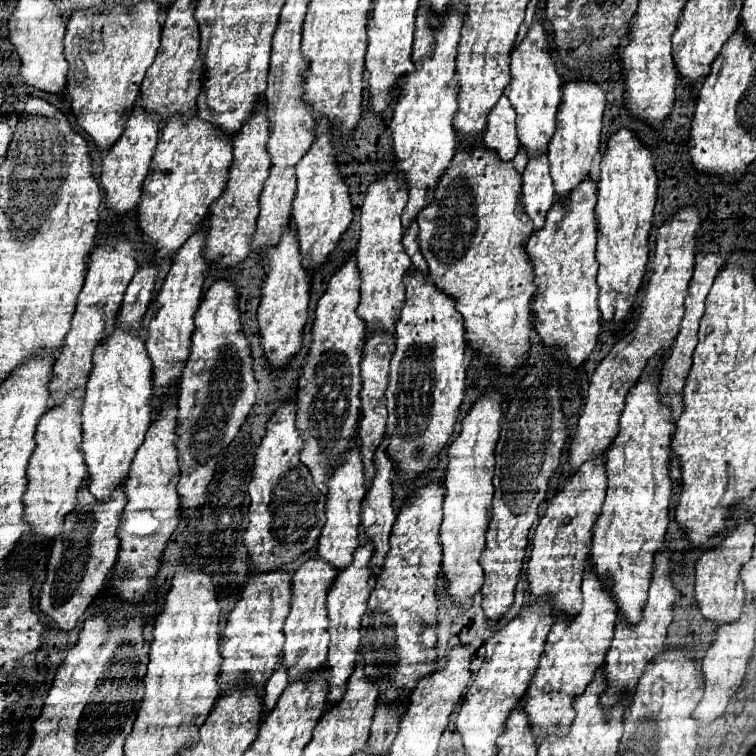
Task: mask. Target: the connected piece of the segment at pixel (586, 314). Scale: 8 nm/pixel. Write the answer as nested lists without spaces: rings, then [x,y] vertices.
[[[587,176],[587,180],[579,182],[577,188],[573,188],[565,202],[557,200],[547,216],[545,216],[545,224],[543,228],[539,228],[539,232],[533,232],[531,238],[527,240],[525,248],[527,254],[533,260],[533,268],[535,268],[535,296],[533,296],[533,324],[541,336],[541,340],[547,346],[563,346],[567,350],[567,356],[571,360],[571,364],[575,368],[579,368],[587,356],[591,354],[591,350],[597,344],[597,336],[599,336],[599,320],[601,320],[601,312],[597,306],[597,292],[599,286],[595,282],[597,276],[597,260],[595,260],[595,234],[597,234],[597,220],[595,220],[595,204],[597,204],[597,182],[591,180]]]

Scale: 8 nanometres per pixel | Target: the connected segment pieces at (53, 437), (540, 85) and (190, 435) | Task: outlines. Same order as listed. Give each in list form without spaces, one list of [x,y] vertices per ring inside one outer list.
[[[65,396],[61,404],[57,404],[55,408],[47,410],[45,416],[39,420],[37,424],[37,432],[35,432],[35,450],[29,458],[29,466],[27,466],[27,492],[23,494],[23,504],[25,504],[25,520],[31,524],[33,530],[33,542],[51,542],[55,540],[61,530],[63,530],[63,518],[65,514],[69,514],[75,508],[75,494],[77,488],[81,486],[81,482],[87,476],[87,466],[83,464],[83,452],[79,452],[79,444],[83,440],[83,430],[81,430],[81,404],[83,398],[75,398],[75,396]]]
[[[533,20],[527,36],[511,52],[511,90],[507,98],[517,112],[517,138],[527,148],[527,154],[535,156],[545,152],[555,132],[555,114],[561,104],[561,78],[551,56],[547,32],[539,20]]]
[[[215,280],[209,290],[205,292],[201,306],[195,314],[195,332],[191,336],[191,354],[187,358],[187,364],[183,368],[181,380],[179,380],[179,426],[177,426],[177,458],[181,468],[181,480],[177,484],[177,492],[181,494],[181,508],[187,516],[197,516],[197,510],[205,504],[207,484],[213,478],[217,456],[223,452],[223,448],[229,446],[229,442],[239,432],[239,426],[245,422],[247,414],[251,412],[251,406],[255,404],[257,394],[257,382],[253,376],[253,358],[249,340],[243,334],[239,308],[237,308],[237,290],[235,284],[229,280]]]

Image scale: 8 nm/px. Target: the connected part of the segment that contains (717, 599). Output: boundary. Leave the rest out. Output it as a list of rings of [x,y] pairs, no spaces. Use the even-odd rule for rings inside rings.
[[[745,518],[737,524],[737,528],[727,534],[719,546],[711,550],[703,550],[699,560],[695,562],[695,600],[701,610],[701,614],[709,620],[715,620],[717,624],[735,622],[739,618],[739,610],[745,600],[743,582],[739,580],[739,572],[743,564],[751,558],[753,552],[753,536],[755,536],[755,524],[751,518]]]

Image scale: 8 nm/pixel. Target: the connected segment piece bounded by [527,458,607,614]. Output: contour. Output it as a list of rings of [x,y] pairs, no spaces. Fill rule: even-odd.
[[[599,458],[587,460],[577,472],[565,478],[561,490],[551,498],[545,516],[539,520],[533,536],[531,560],[529,560],[529,592],[535,596],[553,596],[553,614],[577,614],[581,610],[581,578],[591,548],[591,528],[601,512],[601,502],[607,490],[605,464]]]

